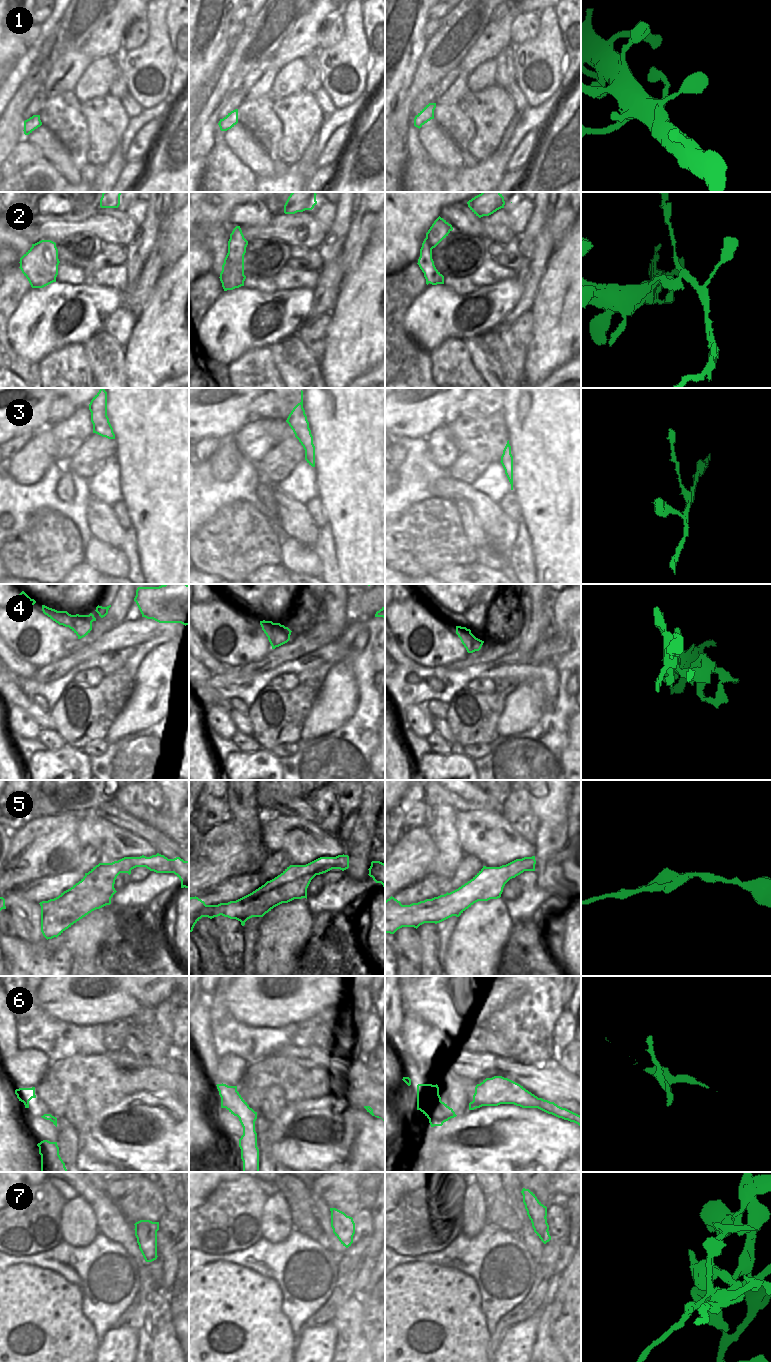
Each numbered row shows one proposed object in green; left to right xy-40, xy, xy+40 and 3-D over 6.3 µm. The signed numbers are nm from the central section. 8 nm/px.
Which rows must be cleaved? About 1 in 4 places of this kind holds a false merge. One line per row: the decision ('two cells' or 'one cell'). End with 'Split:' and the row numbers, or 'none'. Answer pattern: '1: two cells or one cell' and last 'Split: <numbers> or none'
1: one cell
2: two cells
3: one cell
4: two cells
5: one cell
6: two cells
7: two cells
Split: 2, 4, 6, 7

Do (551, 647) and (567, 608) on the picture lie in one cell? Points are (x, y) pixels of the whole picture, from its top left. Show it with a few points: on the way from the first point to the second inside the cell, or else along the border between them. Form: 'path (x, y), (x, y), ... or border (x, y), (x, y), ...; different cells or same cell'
path (557, 637), (557, 625), (560, 618); same cell

